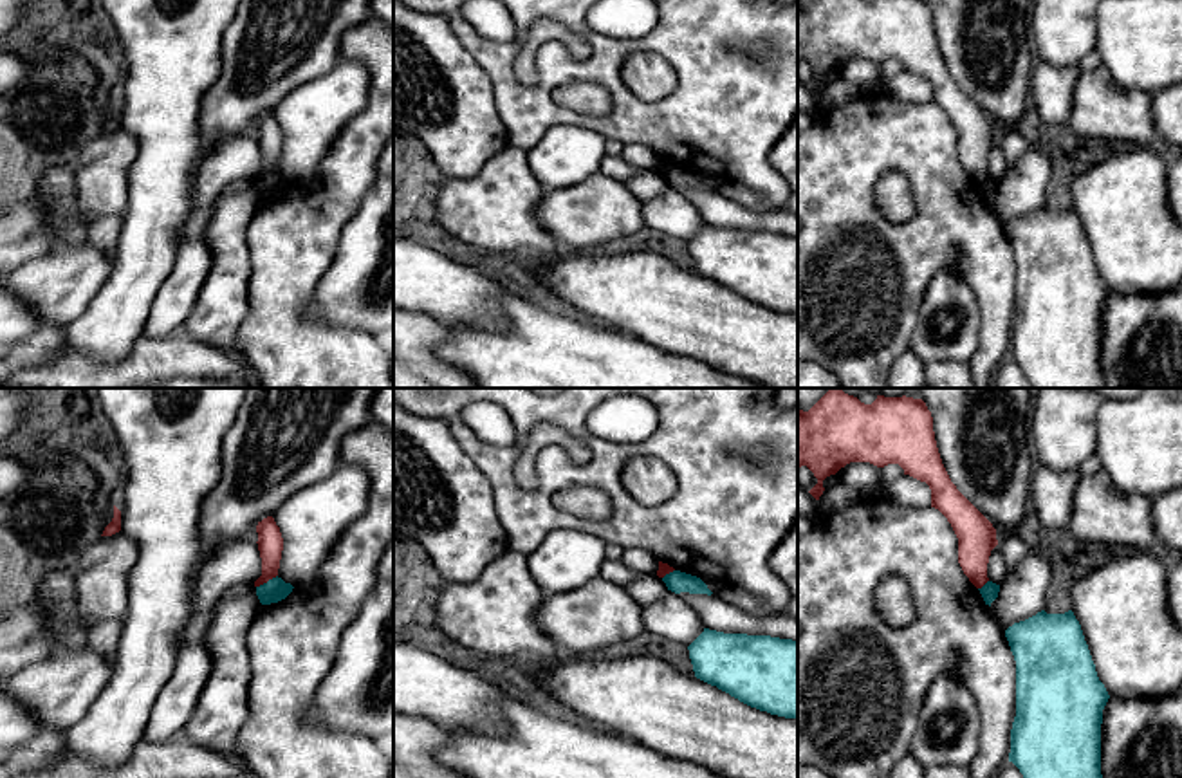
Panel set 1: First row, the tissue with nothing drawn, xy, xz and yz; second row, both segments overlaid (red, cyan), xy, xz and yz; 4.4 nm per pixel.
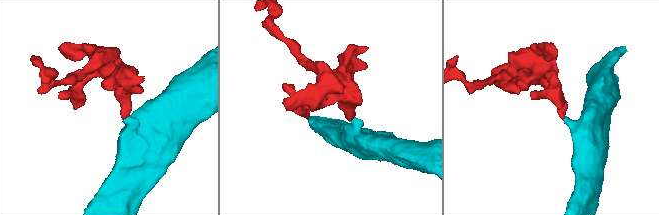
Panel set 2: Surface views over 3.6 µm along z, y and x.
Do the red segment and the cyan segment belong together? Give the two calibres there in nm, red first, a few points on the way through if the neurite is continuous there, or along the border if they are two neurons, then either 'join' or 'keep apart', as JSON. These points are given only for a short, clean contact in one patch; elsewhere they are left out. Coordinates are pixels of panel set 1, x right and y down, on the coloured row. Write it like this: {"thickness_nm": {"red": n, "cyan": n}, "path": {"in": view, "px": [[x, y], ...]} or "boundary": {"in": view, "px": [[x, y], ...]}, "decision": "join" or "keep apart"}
{"thickness_nm": {"red": 110, "cyan": 100}, "boundary": {"in": "xy", "px": [[277, 574], [257, 587]]}, "decision": "keep apart"}

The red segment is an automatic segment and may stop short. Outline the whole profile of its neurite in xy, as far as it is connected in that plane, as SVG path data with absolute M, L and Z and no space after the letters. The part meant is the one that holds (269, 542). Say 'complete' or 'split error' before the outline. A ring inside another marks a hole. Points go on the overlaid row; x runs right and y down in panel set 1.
complete | M267 516L258 522L256 533L256 543L262 558L262 576L254 581L254 587L260 587L278 576L283 538L272 516Z

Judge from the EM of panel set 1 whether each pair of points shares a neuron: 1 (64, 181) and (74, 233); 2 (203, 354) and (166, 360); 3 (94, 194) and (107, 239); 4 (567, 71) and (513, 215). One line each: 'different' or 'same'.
1: same
2: same
3: different
4: different

